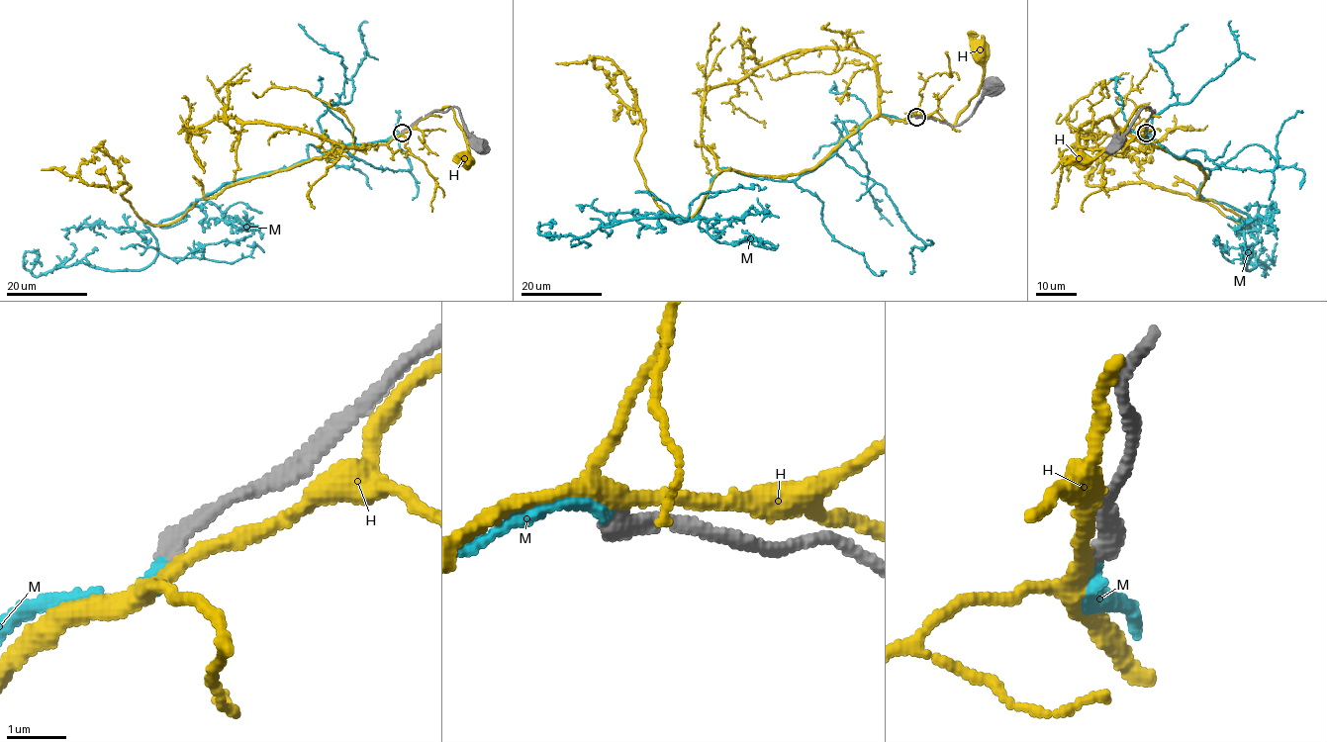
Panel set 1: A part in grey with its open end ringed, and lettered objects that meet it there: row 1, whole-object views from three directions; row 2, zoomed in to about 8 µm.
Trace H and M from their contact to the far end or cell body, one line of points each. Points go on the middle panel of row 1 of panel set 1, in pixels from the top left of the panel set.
H: (917, 115), (929, 115), (949, 125), (954, 124), (978, 93), (983, 63), (983, 47), (980, 47)
M: (916, 116), (868, 118), (795, 180), (721, 169), (692, 219), (660, 211), (672, 216), (539, 233), (556, 223)

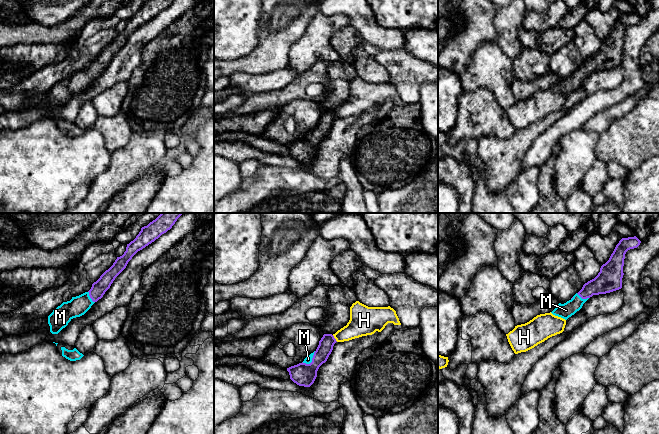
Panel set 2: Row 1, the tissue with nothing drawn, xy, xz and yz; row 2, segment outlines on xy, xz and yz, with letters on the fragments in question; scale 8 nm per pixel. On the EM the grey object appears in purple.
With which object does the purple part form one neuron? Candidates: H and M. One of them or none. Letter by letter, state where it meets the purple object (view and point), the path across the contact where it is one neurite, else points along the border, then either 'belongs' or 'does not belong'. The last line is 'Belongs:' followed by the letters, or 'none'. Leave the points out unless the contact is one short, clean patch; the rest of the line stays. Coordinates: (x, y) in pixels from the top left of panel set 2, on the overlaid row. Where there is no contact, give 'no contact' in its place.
H: xz (334, 338) | along xz (332, 335), (337, 341) | does not belong
M: xz (312, 361) | belongs
Belongs: M

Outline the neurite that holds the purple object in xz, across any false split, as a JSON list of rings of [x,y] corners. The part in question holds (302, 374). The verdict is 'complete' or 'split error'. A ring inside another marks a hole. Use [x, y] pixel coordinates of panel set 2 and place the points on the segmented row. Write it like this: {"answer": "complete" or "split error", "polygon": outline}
{"answer": "split error", "polygon": [[[324,334],[313,353],[302,363],[287,368],[290,379],[299,386],[310,387],[317,377],[319,367],[327,361],[336,342],[332,334]]]}

